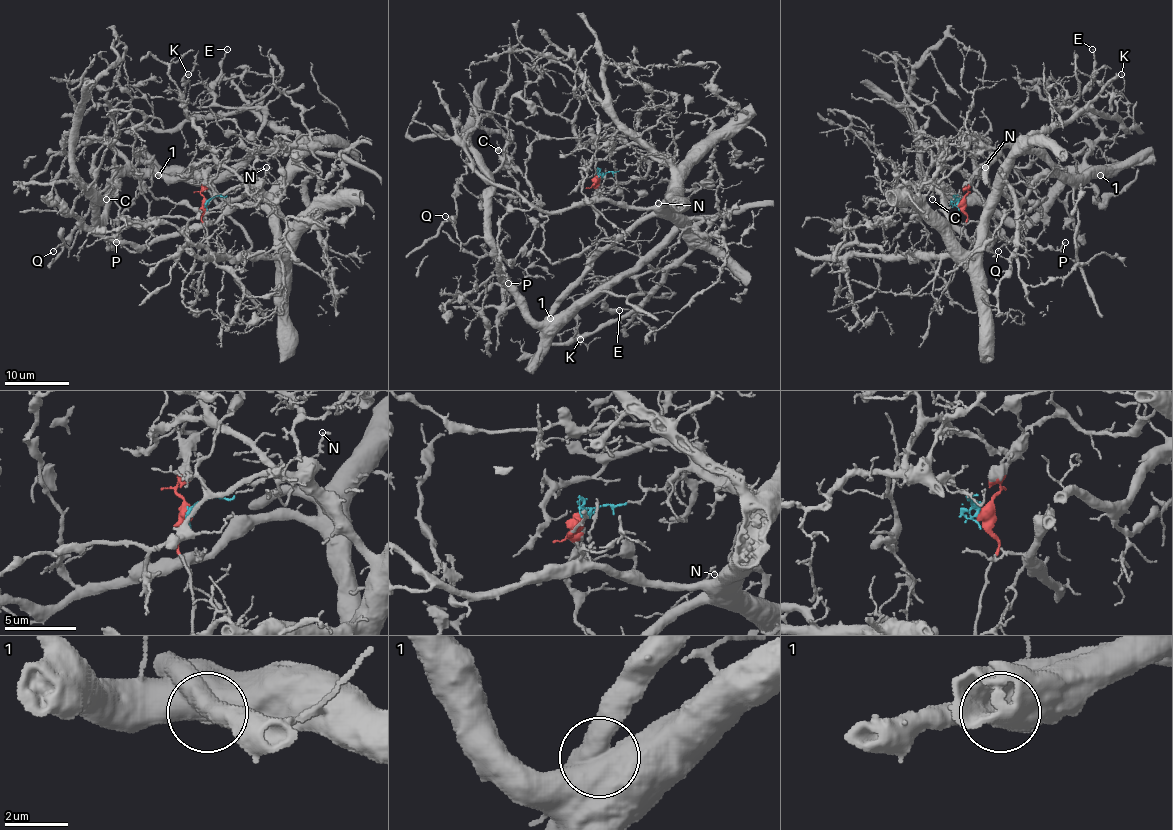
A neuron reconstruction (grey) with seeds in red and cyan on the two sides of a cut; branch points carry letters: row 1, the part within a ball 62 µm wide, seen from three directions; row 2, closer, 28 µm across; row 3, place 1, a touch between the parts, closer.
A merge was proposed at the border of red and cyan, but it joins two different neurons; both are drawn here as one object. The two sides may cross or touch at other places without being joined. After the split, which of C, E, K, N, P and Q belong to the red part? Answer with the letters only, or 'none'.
C, E, Q

